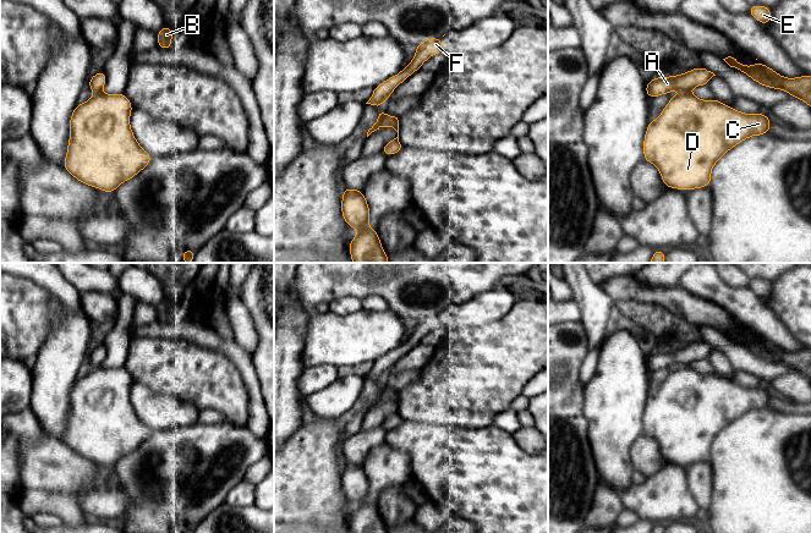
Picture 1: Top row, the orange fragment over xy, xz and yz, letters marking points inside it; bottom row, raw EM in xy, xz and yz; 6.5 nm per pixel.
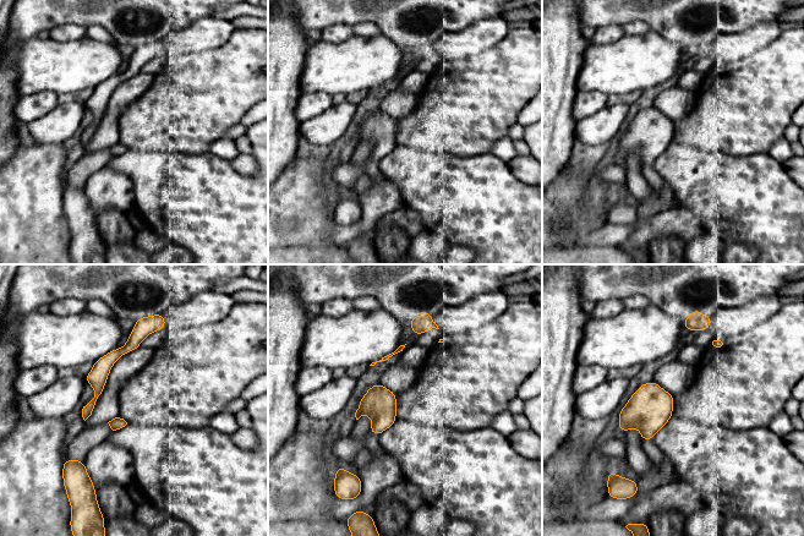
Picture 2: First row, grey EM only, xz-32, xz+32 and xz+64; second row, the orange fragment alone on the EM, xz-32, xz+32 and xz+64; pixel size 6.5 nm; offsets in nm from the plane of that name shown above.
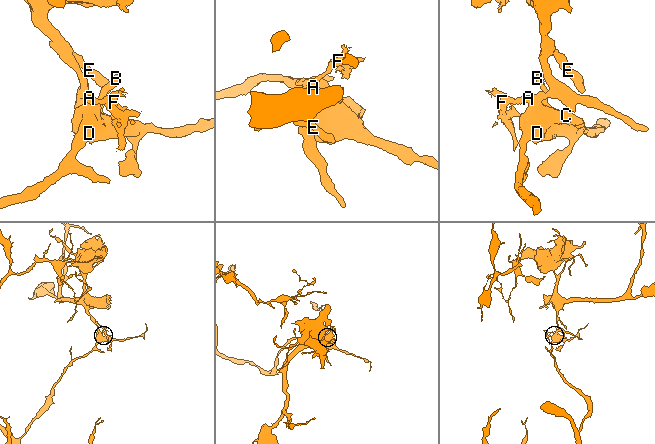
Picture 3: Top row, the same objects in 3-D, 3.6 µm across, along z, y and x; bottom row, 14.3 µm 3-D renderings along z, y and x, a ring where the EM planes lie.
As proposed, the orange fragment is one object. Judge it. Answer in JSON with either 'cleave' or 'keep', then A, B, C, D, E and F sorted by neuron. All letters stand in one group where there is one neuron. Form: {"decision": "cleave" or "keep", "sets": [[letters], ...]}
{"decision": "cleave", "sets": [["A", "E", "F"], ["B", "C", "D"]]}

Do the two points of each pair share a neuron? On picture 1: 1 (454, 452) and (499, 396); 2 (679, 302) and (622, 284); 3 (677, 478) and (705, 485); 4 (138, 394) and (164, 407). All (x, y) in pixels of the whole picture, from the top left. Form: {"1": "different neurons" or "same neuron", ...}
{"1": "different neurons", "2": "same neuron", "3": "different neurons", "4": "same neuron"}

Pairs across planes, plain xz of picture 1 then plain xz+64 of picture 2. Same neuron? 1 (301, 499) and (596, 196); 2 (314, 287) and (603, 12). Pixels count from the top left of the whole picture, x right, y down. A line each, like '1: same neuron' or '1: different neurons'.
1: same neuron
2: same neuron

